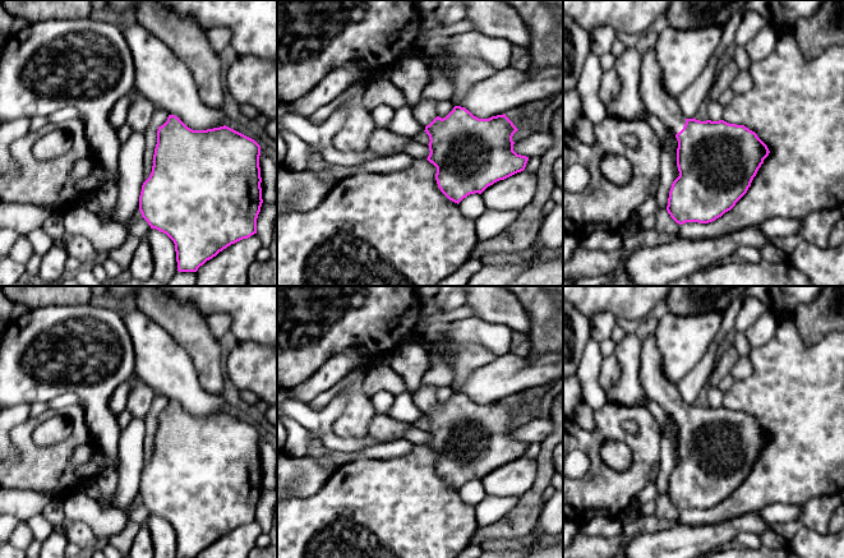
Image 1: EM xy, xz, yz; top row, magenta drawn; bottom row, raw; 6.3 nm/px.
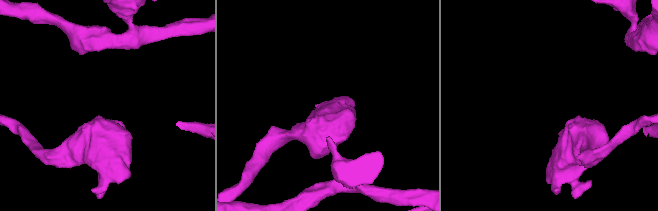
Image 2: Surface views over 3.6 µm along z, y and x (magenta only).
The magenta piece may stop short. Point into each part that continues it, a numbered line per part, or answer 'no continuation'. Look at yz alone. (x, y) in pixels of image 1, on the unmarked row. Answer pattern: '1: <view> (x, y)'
1: yz (656, 387)

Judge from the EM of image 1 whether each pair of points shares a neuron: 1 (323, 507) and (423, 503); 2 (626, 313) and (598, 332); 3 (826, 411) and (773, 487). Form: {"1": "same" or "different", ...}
{"1": "same", "2": "different", "3": "same"}

